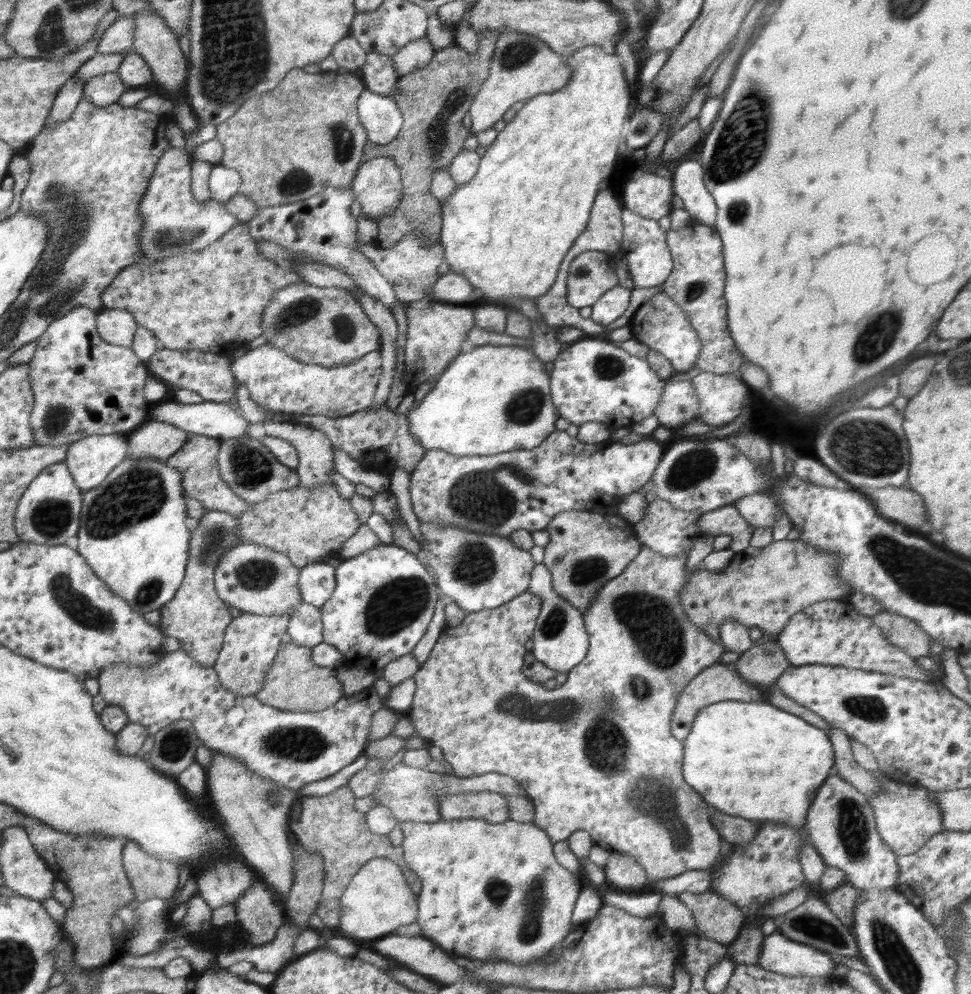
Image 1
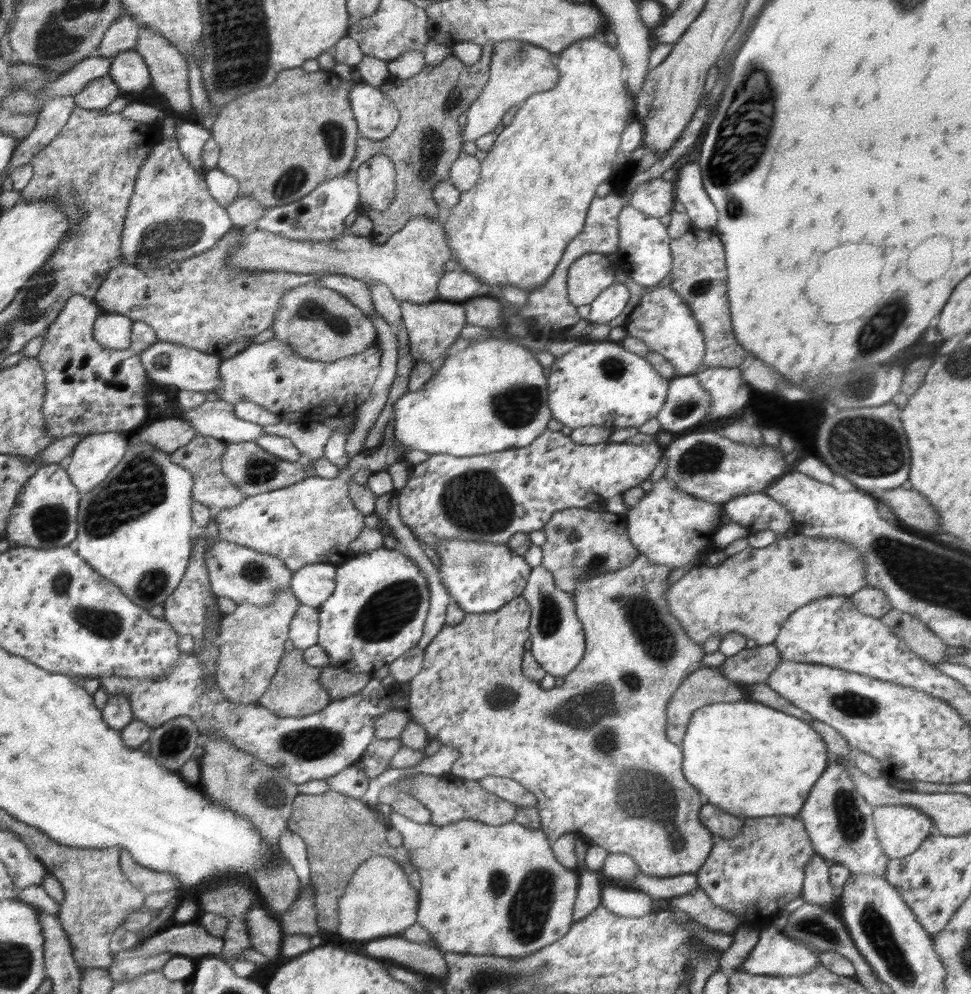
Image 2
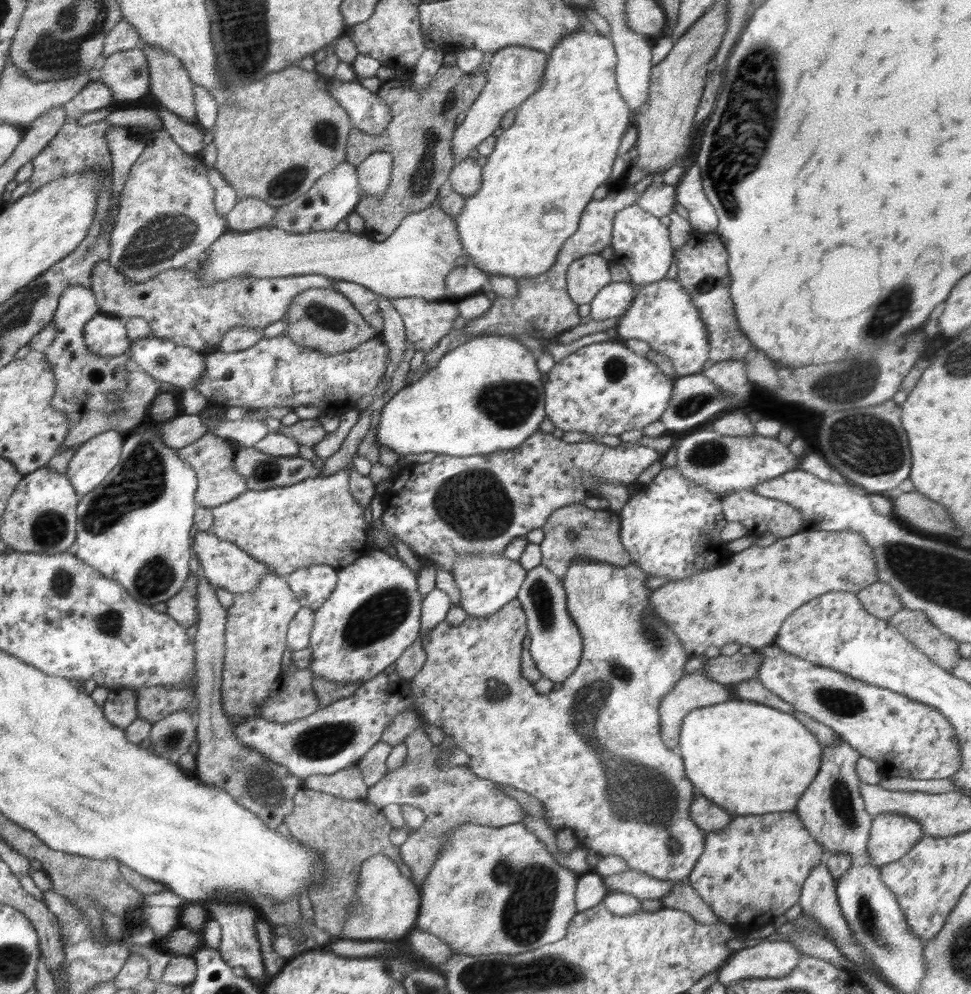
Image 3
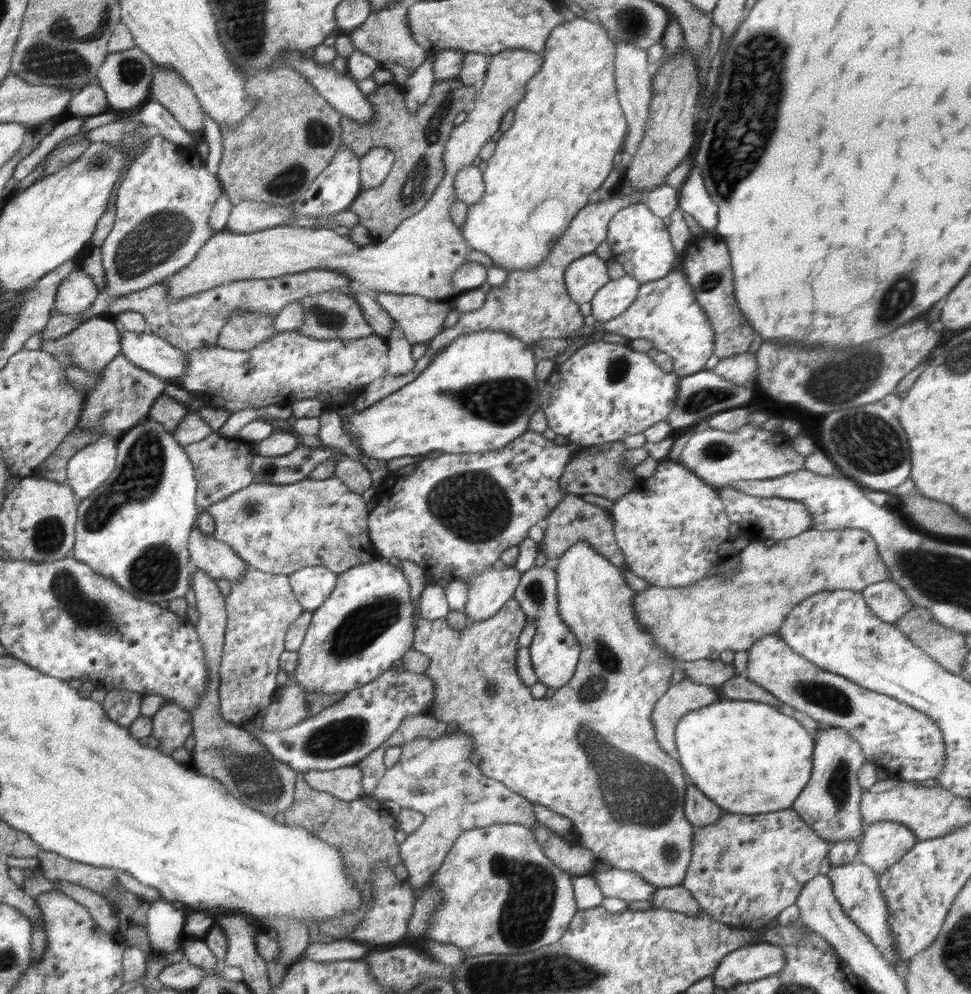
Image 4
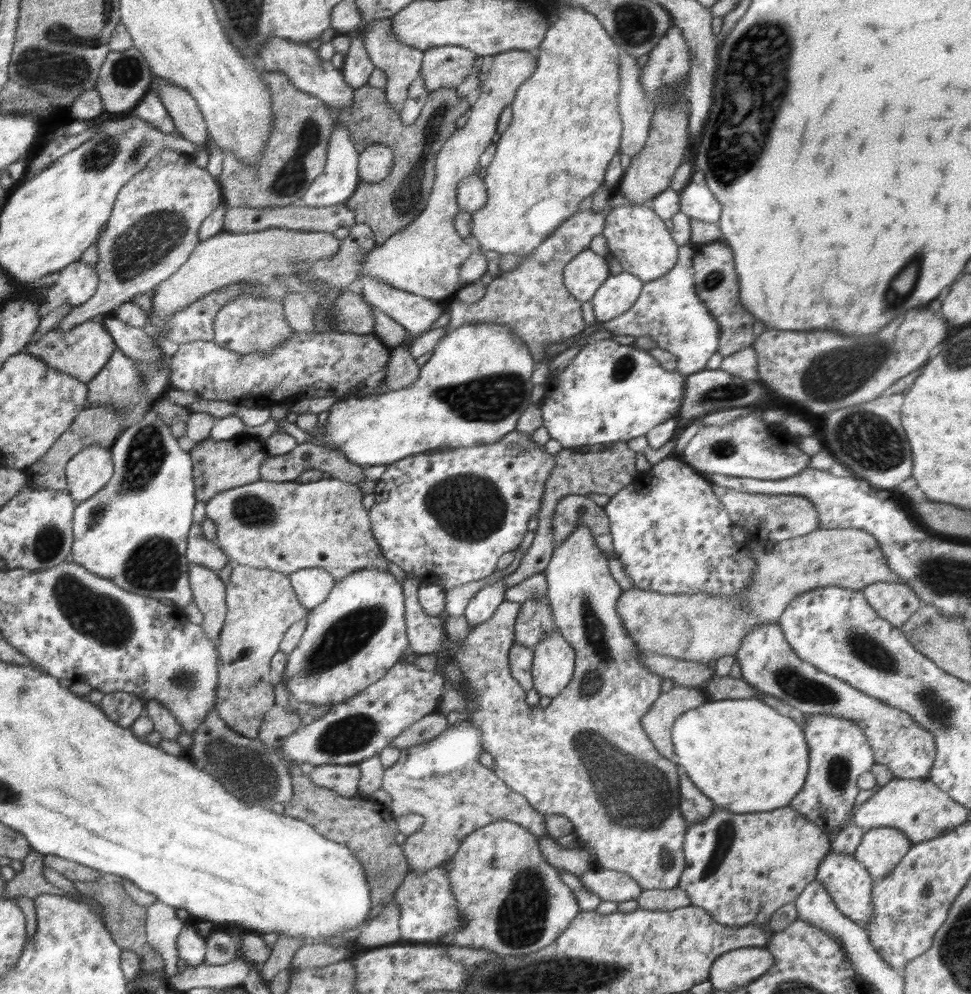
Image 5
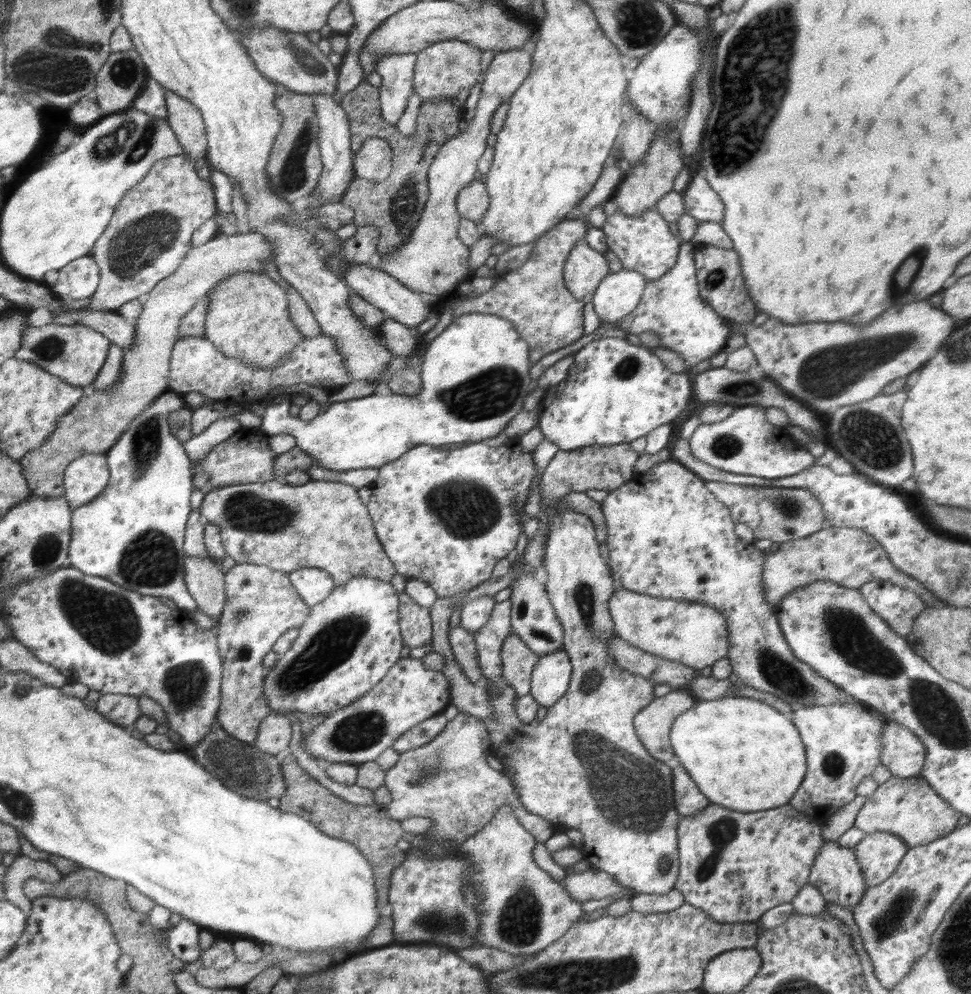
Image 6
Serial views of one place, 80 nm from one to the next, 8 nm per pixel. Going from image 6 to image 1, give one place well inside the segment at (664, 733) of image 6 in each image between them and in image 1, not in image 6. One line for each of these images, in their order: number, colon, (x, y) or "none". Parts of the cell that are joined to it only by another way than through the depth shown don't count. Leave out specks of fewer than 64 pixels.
1: (720, 682)
2: (705, 686)
3: (695, 690)
4: (684, 696)
5: (657, 722)

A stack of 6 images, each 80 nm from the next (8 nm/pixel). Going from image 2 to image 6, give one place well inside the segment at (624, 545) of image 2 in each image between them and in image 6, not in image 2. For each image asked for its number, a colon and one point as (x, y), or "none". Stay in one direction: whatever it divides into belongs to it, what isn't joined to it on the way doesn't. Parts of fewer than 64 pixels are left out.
3: (574, 530)
4: (572, 519)
5: (573, 510)
6: (578, 501)

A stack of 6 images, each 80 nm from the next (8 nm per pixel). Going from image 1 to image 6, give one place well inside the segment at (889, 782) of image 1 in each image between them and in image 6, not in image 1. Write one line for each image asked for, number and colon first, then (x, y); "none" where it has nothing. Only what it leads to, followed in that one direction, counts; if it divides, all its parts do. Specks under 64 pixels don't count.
2: (900, 830)
3: (891, 836)
4: (884, 843)
5: (881, 849)
6: (878, 854)

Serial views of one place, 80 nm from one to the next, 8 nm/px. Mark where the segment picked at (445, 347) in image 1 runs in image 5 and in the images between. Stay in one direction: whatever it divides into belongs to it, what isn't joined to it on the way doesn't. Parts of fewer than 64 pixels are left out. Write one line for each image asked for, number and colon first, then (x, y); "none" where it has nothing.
2: (432, 329)
3: (426, 322)
4: (421, 319)
5: (415, 314)

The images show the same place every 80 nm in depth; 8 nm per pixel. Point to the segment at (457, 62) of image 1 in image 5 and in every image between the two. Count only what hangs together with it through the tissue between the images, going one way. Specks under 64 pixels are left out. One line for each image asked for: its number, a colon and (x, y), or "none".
2: (426, 141)
3: (419, 136)
4: (418, 138)
5: (389, 206)

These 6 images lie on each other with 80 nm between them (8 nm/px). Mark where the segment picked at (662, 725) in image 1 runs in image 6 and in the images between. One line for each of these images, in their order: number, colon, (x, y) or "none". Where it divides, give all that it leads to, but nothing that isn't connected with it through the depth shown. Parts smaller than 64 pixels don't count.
2: (569, 745)
3: (566, 748)
4: (558, 753)
5: (585, 756)
6: (583, 767)

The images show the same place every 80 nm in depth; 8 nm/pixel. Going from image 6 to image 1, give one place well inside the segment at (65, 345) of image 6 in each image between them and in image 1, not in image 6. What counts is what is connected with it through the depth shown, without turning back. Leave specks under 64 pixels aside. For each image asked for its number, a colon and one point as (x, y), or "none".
1: (118, 326)
2: (113, 331)
3: (106, 335)
4: (93, 345)
5: (84, 351)

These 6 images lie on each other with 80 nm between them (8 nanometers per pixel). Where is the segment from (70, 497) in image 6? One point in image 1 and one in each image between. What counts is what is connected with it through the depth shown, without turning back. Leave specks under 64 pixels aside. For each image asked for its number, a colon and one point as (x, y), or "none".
1: (90, 460)
2: (91, 461)
3: (94, 459)
4: (90, 467)
5: (88, 472)

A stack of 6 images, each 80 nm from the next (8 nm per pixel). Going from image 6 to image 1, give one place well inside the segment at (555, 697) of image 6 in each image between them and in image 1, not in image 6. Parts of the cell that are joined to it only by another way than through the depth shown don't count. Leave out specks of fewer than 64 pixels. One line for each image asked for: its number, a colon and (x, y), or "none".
1: (560, 641)
2: (557, 637)
3: (556, 646)
4: (554, 651)
5: (553, 665)

